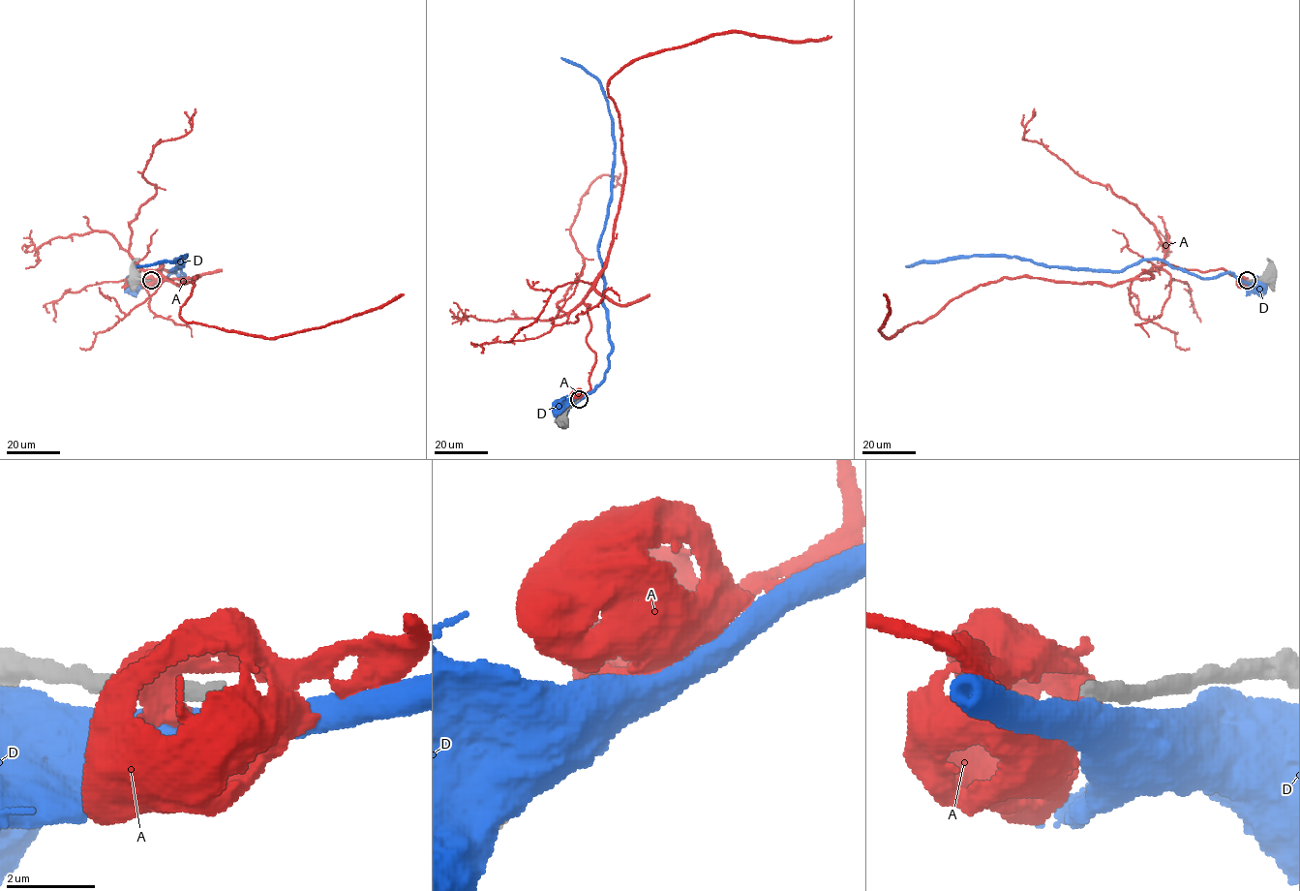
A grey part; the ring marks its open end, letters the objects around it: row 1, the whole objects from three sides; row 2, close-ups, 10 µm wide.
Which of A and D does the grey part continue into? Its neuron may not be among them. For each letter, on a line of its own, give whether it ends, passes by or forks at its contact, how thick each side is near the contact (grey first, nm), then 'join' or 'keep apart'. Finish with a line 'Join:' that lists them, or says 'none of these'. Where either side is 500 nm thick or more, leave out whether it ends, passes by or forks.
A: it passes by; calibres 360 and 320 nm; keep apart
D: calibres 380 and 600 nm; keep apart
Join: none of these

